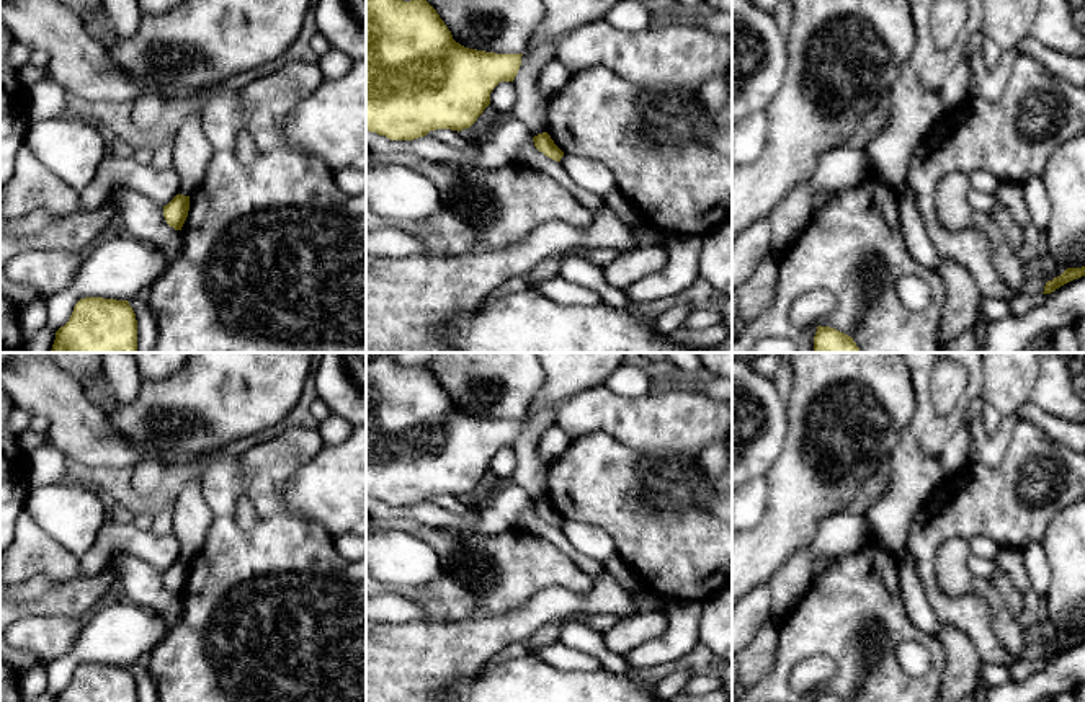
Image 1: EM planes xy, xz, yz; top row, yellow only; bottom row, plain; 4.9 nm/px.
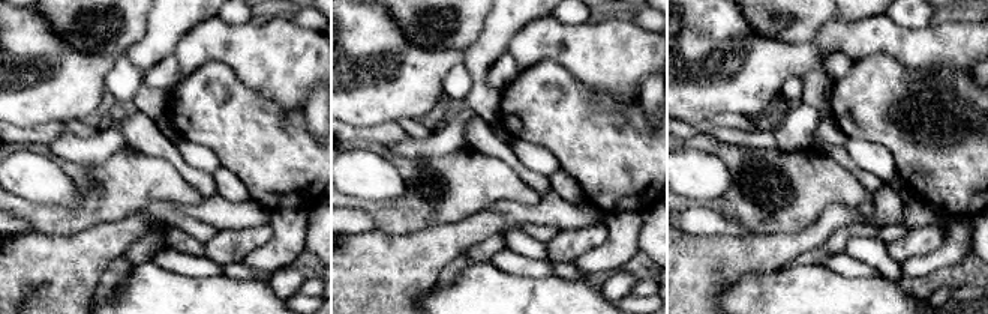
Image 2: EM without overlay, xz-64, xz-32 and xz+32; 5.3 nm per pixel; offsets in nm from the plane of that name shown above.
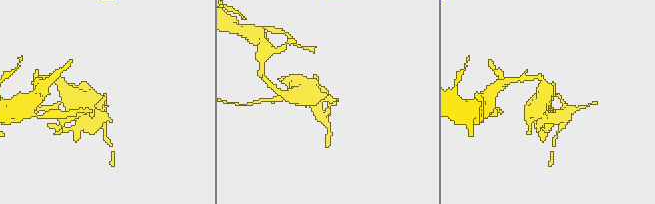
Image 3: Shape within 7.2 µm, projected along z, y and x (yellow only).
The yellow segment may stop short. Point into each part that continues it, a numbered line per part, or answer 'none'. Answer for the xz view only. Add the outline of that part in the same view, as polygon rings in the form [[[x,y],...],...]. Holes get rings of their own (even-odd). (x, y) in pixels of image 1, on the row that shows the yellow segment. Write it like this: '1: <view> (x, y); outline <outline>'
none

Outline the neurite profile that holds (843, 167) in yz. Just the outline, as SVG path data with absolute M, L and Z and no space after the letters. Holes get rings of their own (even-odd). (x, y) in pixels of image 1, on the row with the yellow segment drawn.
M842 145L819 157L814 173L781 199L766 217L771 227L771 251L786 253L806 230L819 191L855 186L871 175L866 150Z

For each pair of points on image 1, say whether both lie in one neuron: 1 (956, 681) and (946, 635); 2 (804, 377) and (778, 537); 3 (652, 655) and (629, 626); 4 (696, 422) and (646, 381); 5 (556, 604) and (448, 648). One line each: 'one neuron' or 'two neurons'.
1: one neuron
2: one neuron
3: two neurons
4: two neurons
5: one neuron

